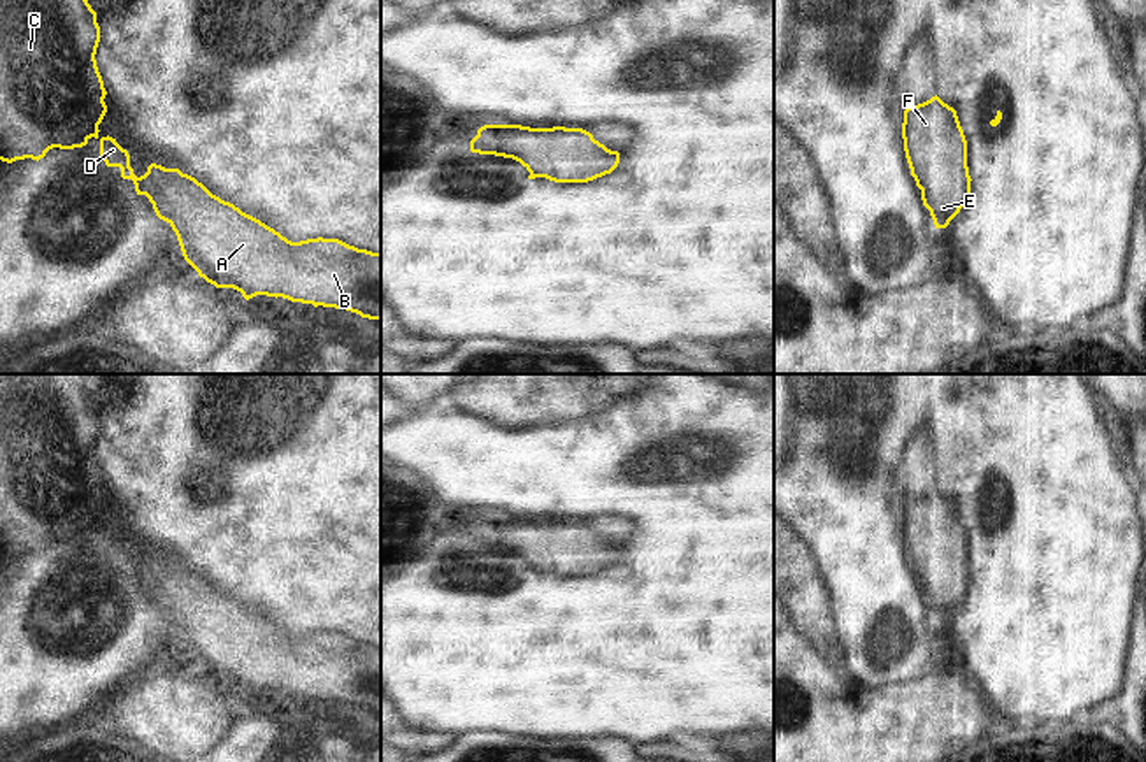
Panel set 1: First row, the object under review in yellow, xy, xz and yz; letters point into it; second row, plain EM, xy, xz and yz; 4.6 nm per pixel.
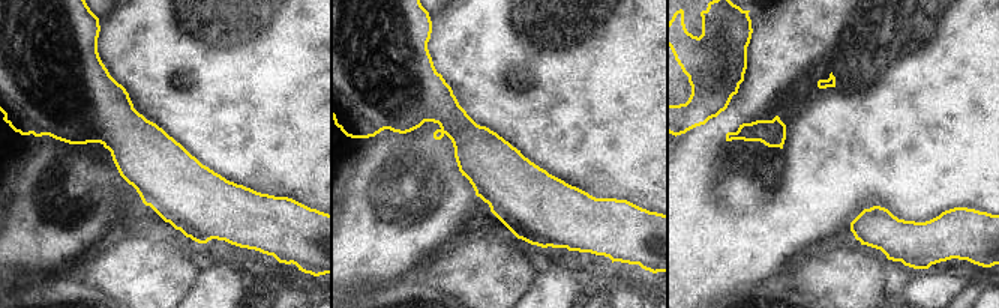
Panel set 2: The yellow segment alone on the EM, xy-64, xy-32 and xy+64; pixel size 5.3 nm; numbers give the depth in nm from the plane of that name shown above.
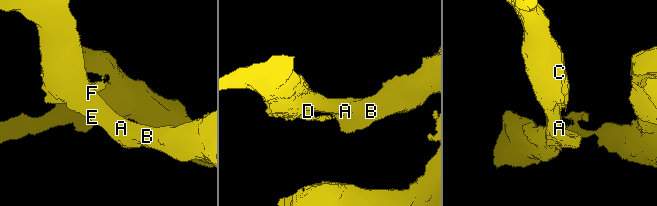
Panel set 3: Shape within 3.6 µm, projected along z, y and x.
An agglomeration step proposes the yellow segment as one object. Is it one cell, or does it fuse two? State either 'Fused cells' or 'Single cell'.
Fused cells.

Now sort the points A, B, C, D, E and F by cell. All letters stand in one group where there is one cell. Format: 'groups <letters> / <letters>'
groups A B C E F / D

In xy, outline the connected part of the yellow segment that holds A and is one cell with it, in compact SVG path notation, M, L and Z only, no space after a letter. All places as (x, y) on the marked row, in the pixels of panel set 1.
M179 169L168 174L144 174L142 190L156 216L177 235L184 260L216 288L233 288L246 300L256 295L283 297L314 307L346 309L369 320L381 320L381 253L358 249L339 239L291 242L260 219L212 195Z

